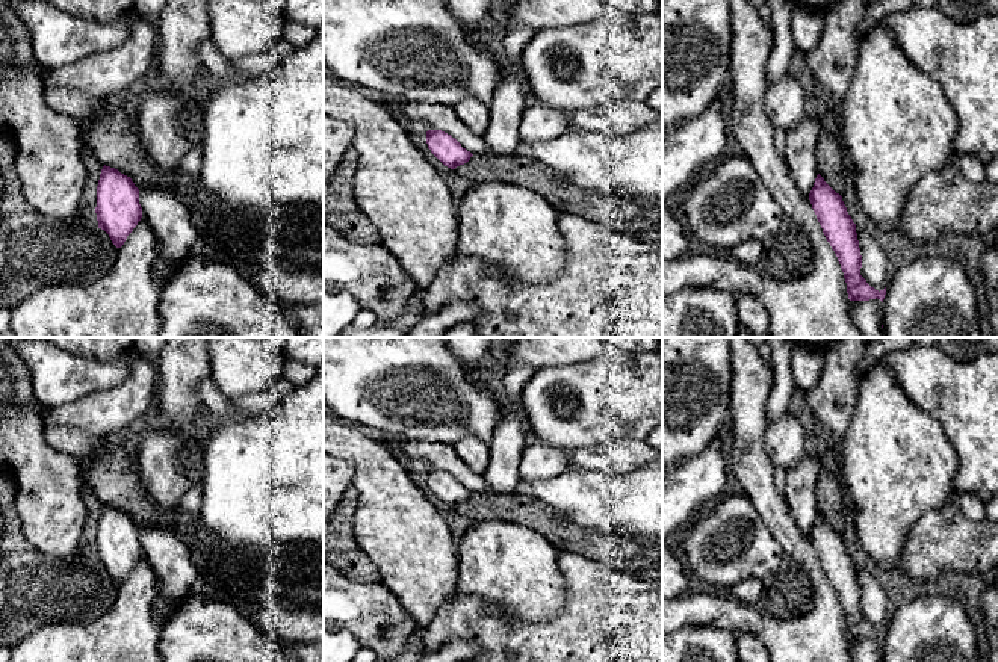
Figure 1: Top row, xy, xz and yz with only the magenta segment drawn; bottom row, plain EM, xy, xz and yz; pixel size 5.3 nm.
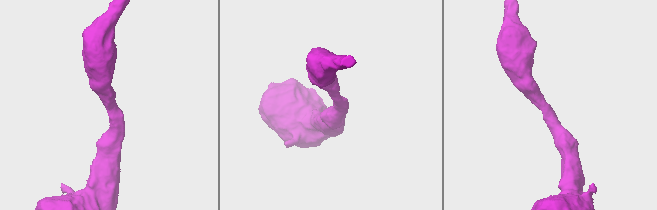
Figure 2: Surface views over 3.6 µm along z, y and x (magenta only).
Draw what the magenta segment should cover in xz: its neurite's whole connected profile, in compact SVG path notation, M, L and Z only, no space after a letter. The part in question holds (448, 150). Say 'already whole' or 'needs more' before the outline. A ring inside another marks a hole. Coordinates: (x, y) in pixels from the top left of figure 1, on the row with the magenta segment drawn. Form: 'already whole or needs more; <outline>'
already whole; M428 130L426 144L431 153L451 169L467 163L473 156L455 138L442 130Z

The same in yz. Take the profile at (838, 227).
already whole; M818 174L809 193L809 200L823 233L835 251L844 272L848 299L869 301L877 298L883 302L886 287L879 292L860 275L862 255L856 224L848 215L842 196Z

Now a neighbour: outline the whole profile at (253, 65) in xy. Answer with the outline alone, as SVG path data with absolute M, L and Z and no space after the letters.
M262 53L239 57L228 62L242 74L243 79L250 79L271 71L275 57L269 53Z

